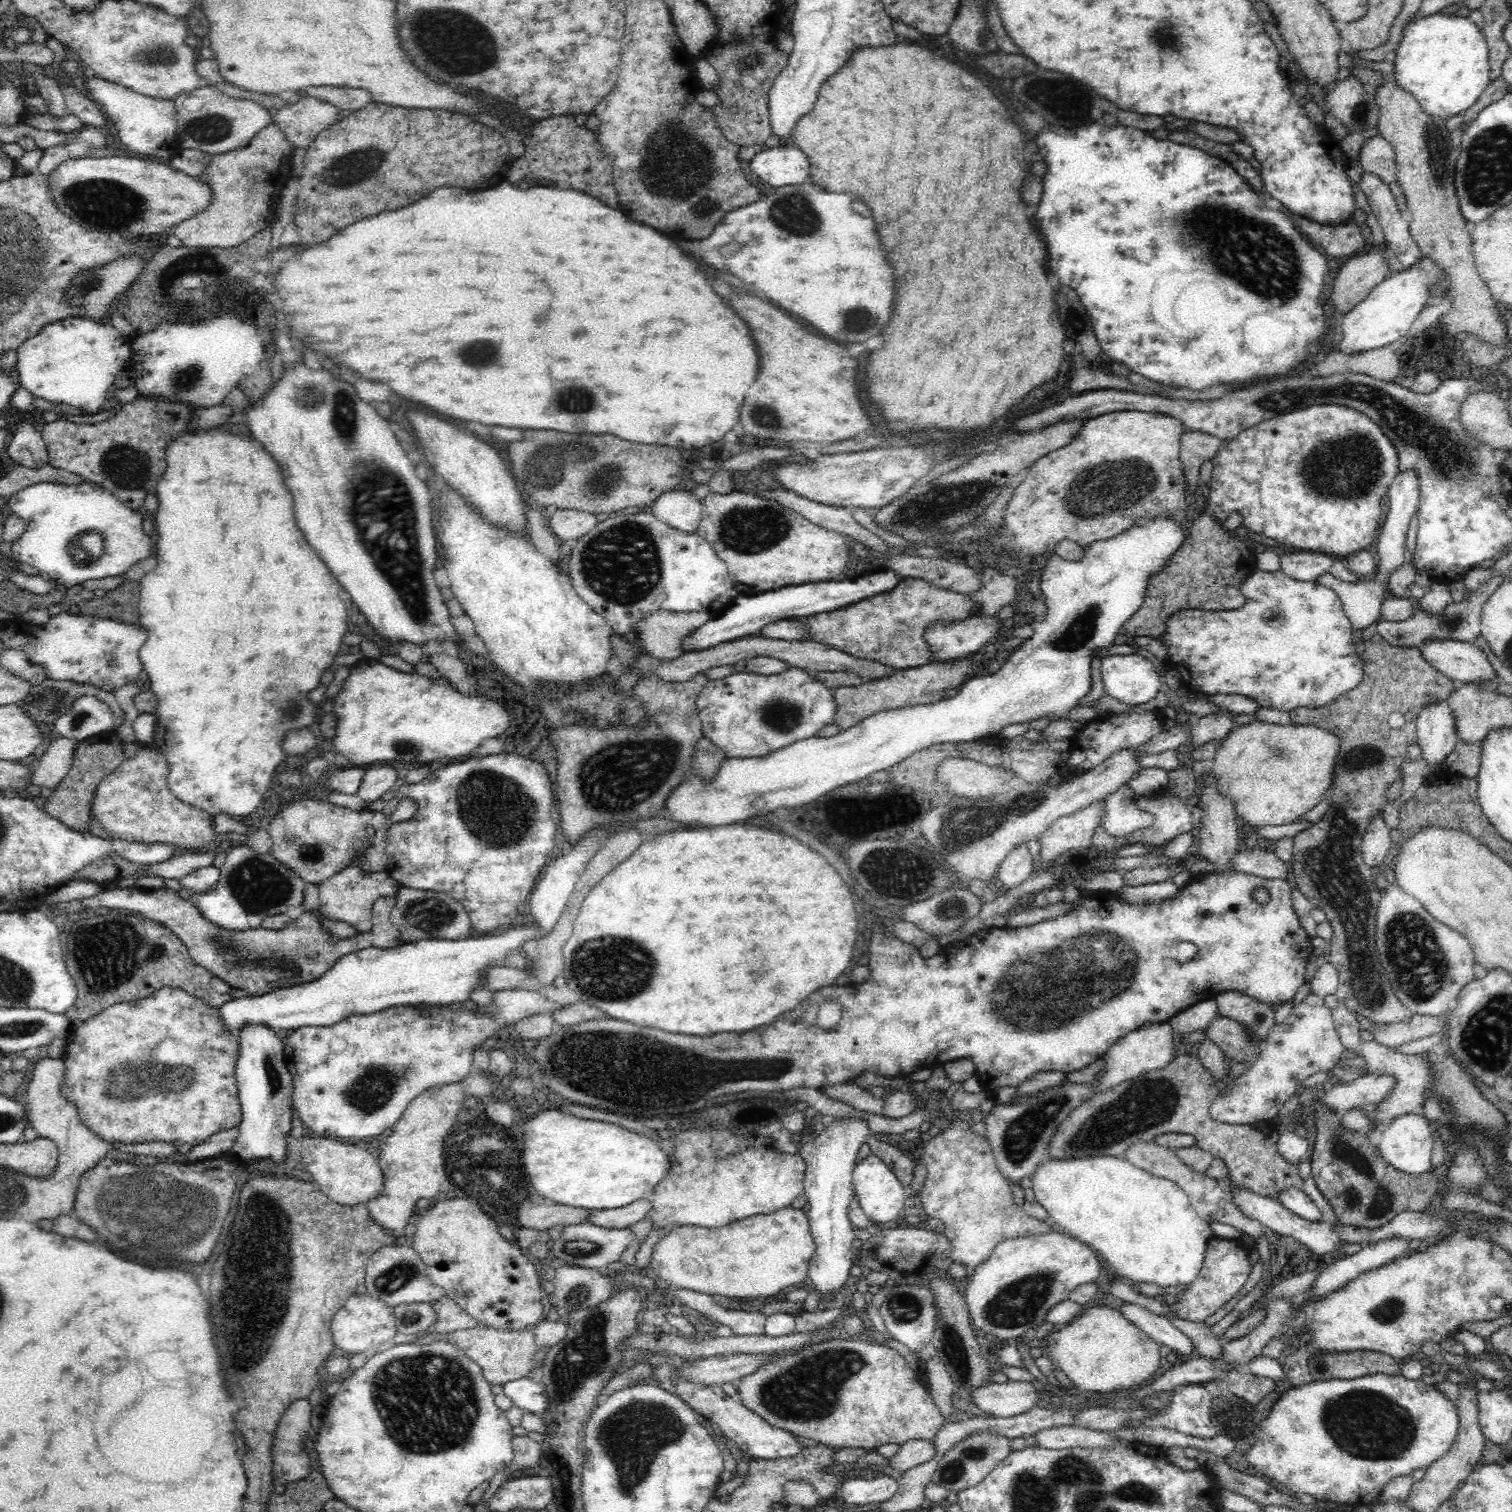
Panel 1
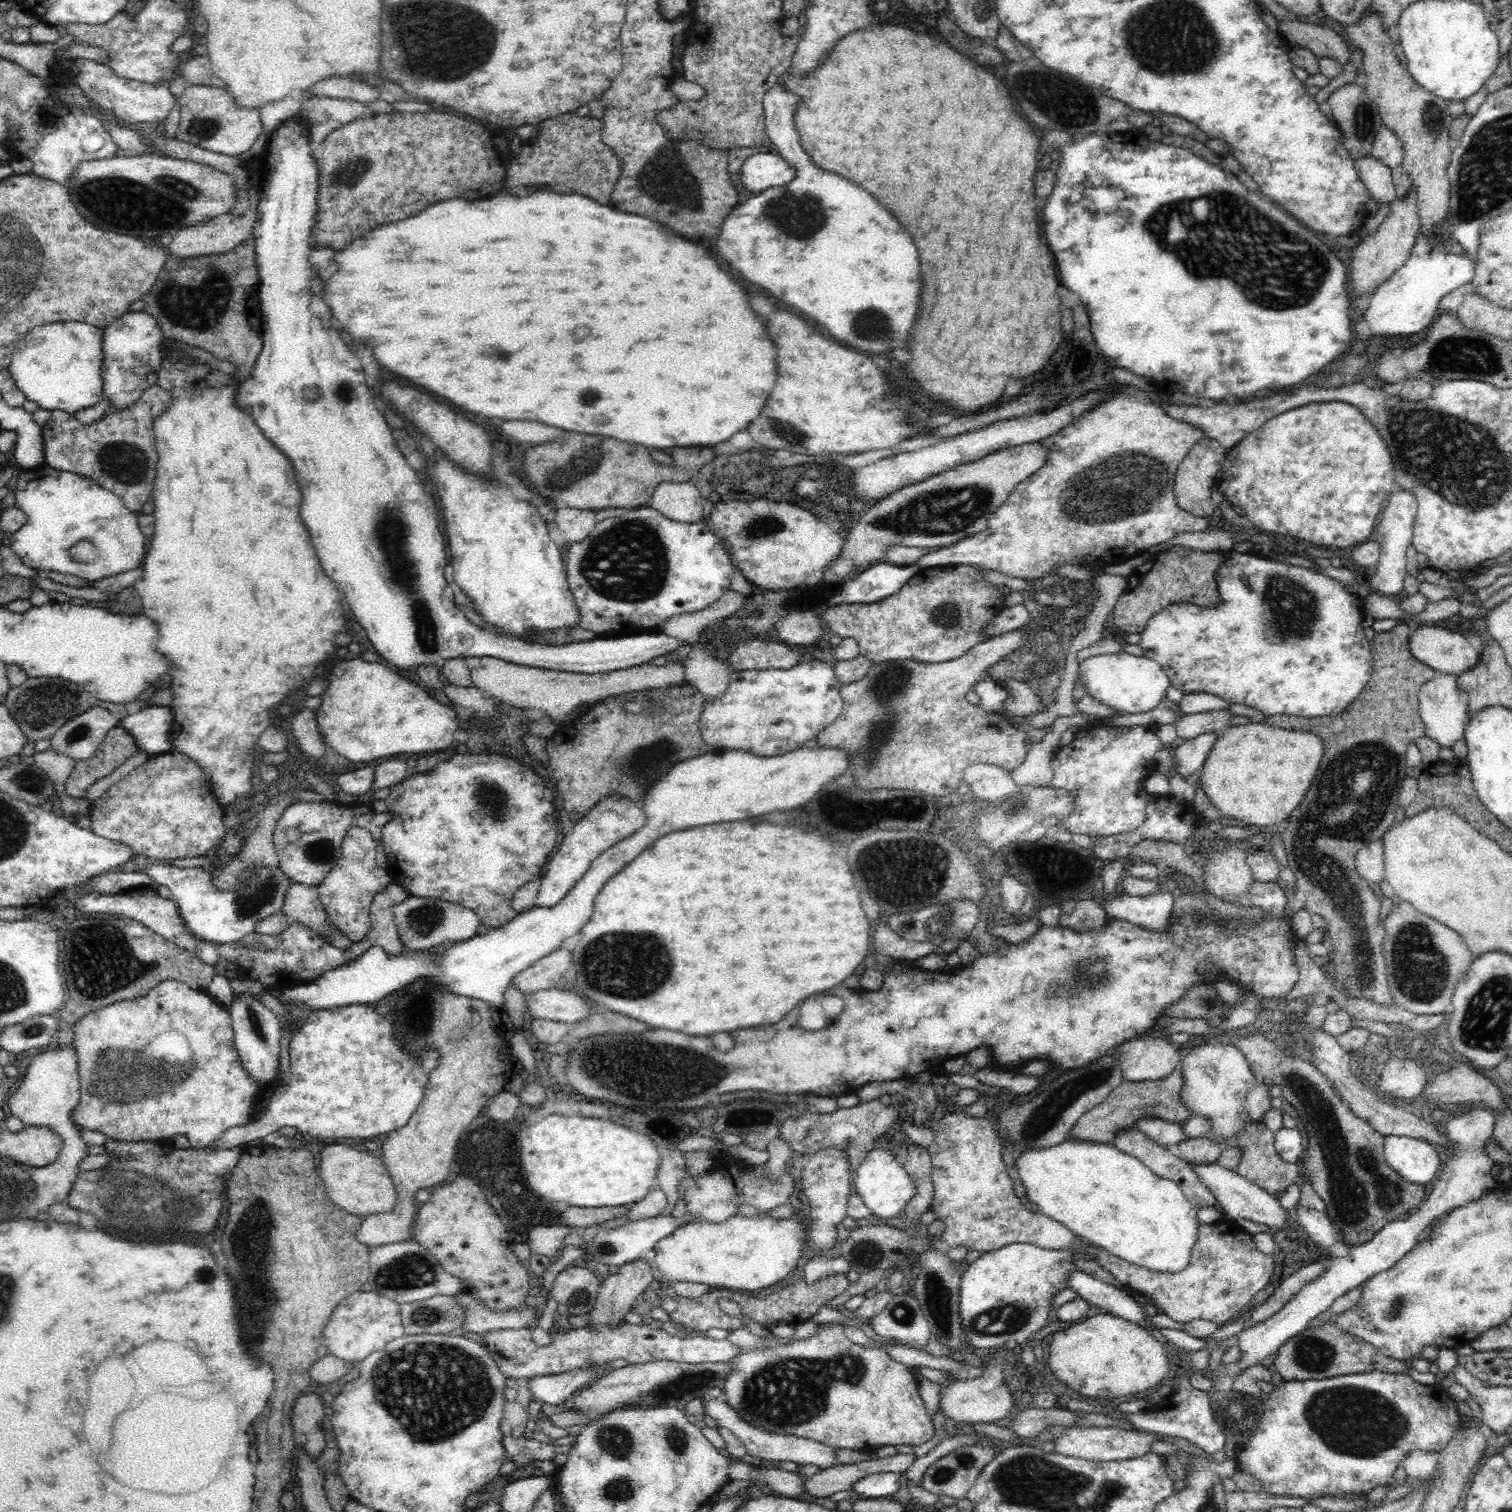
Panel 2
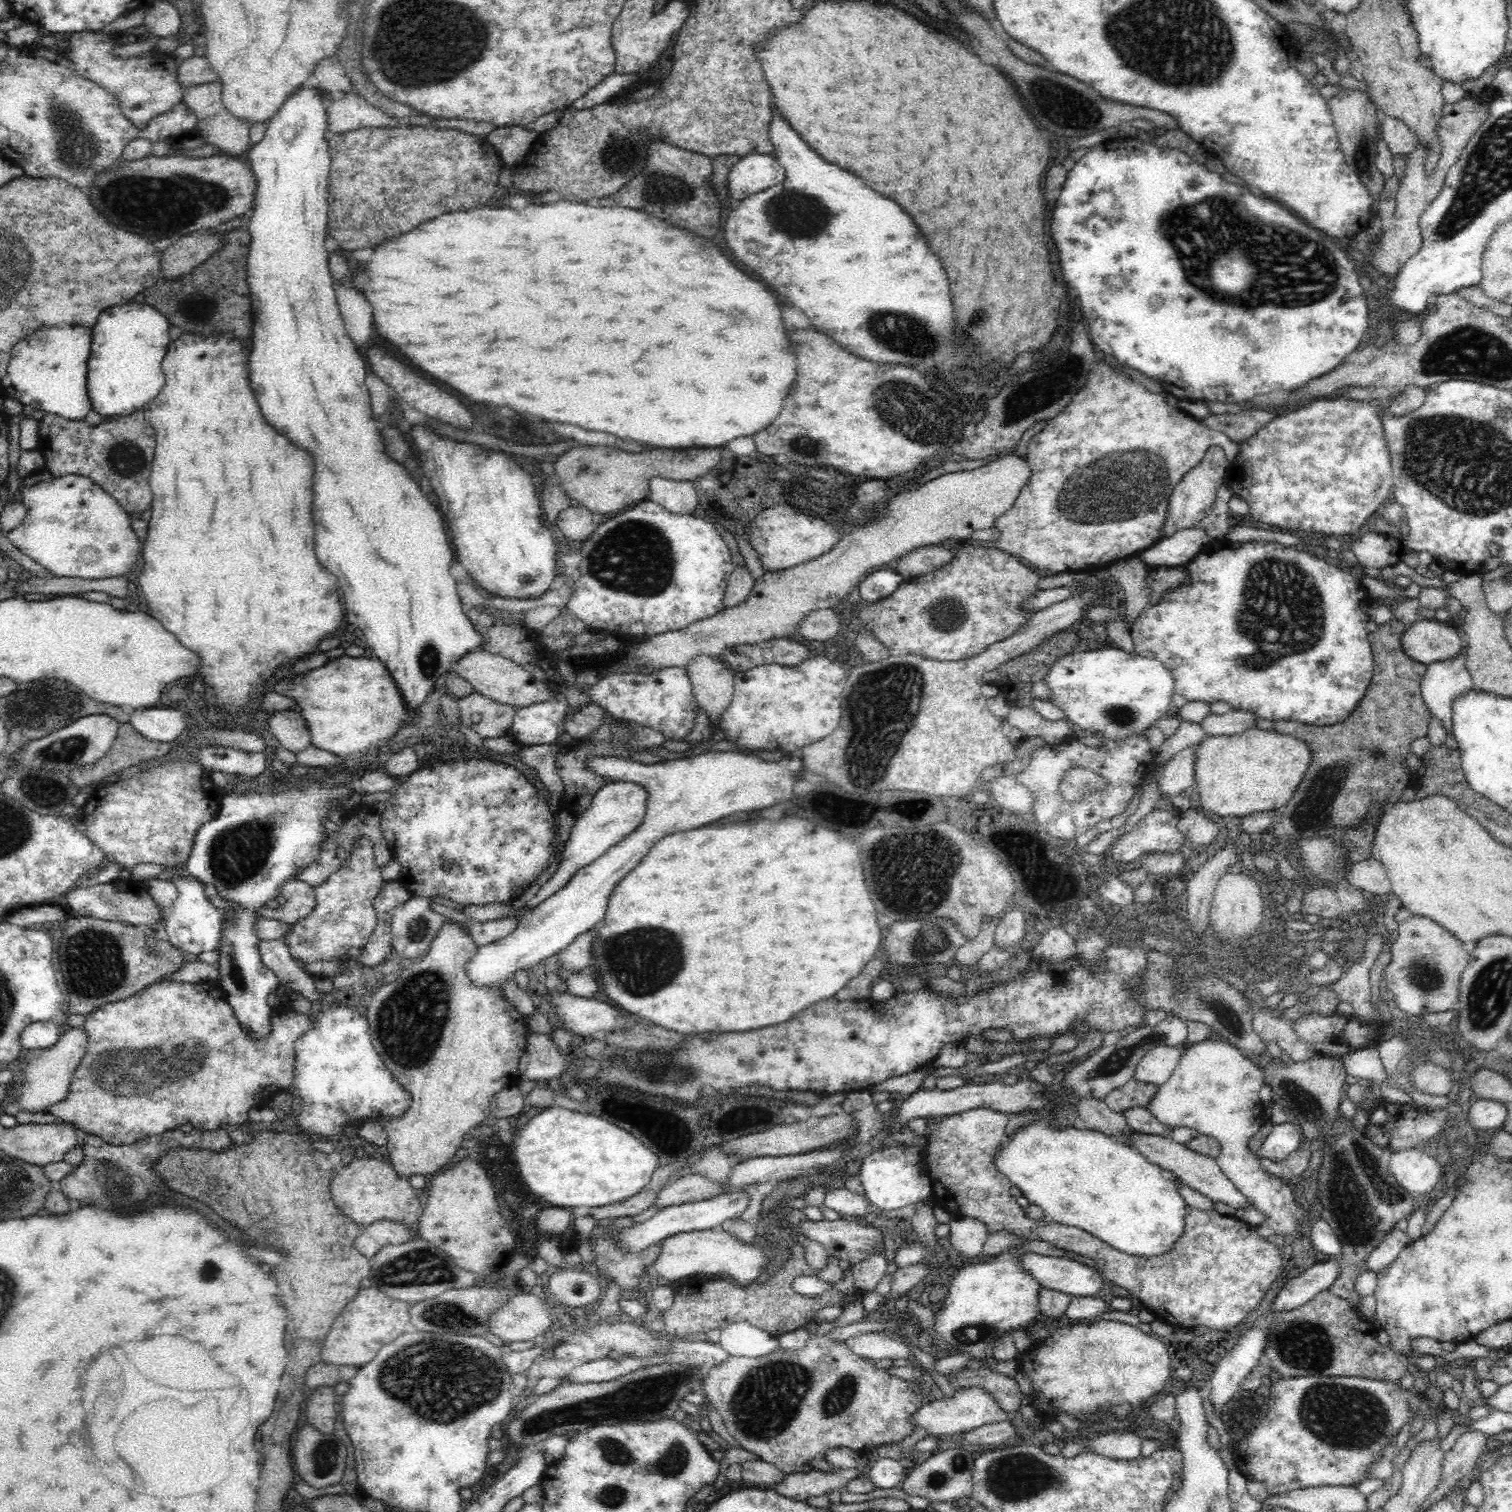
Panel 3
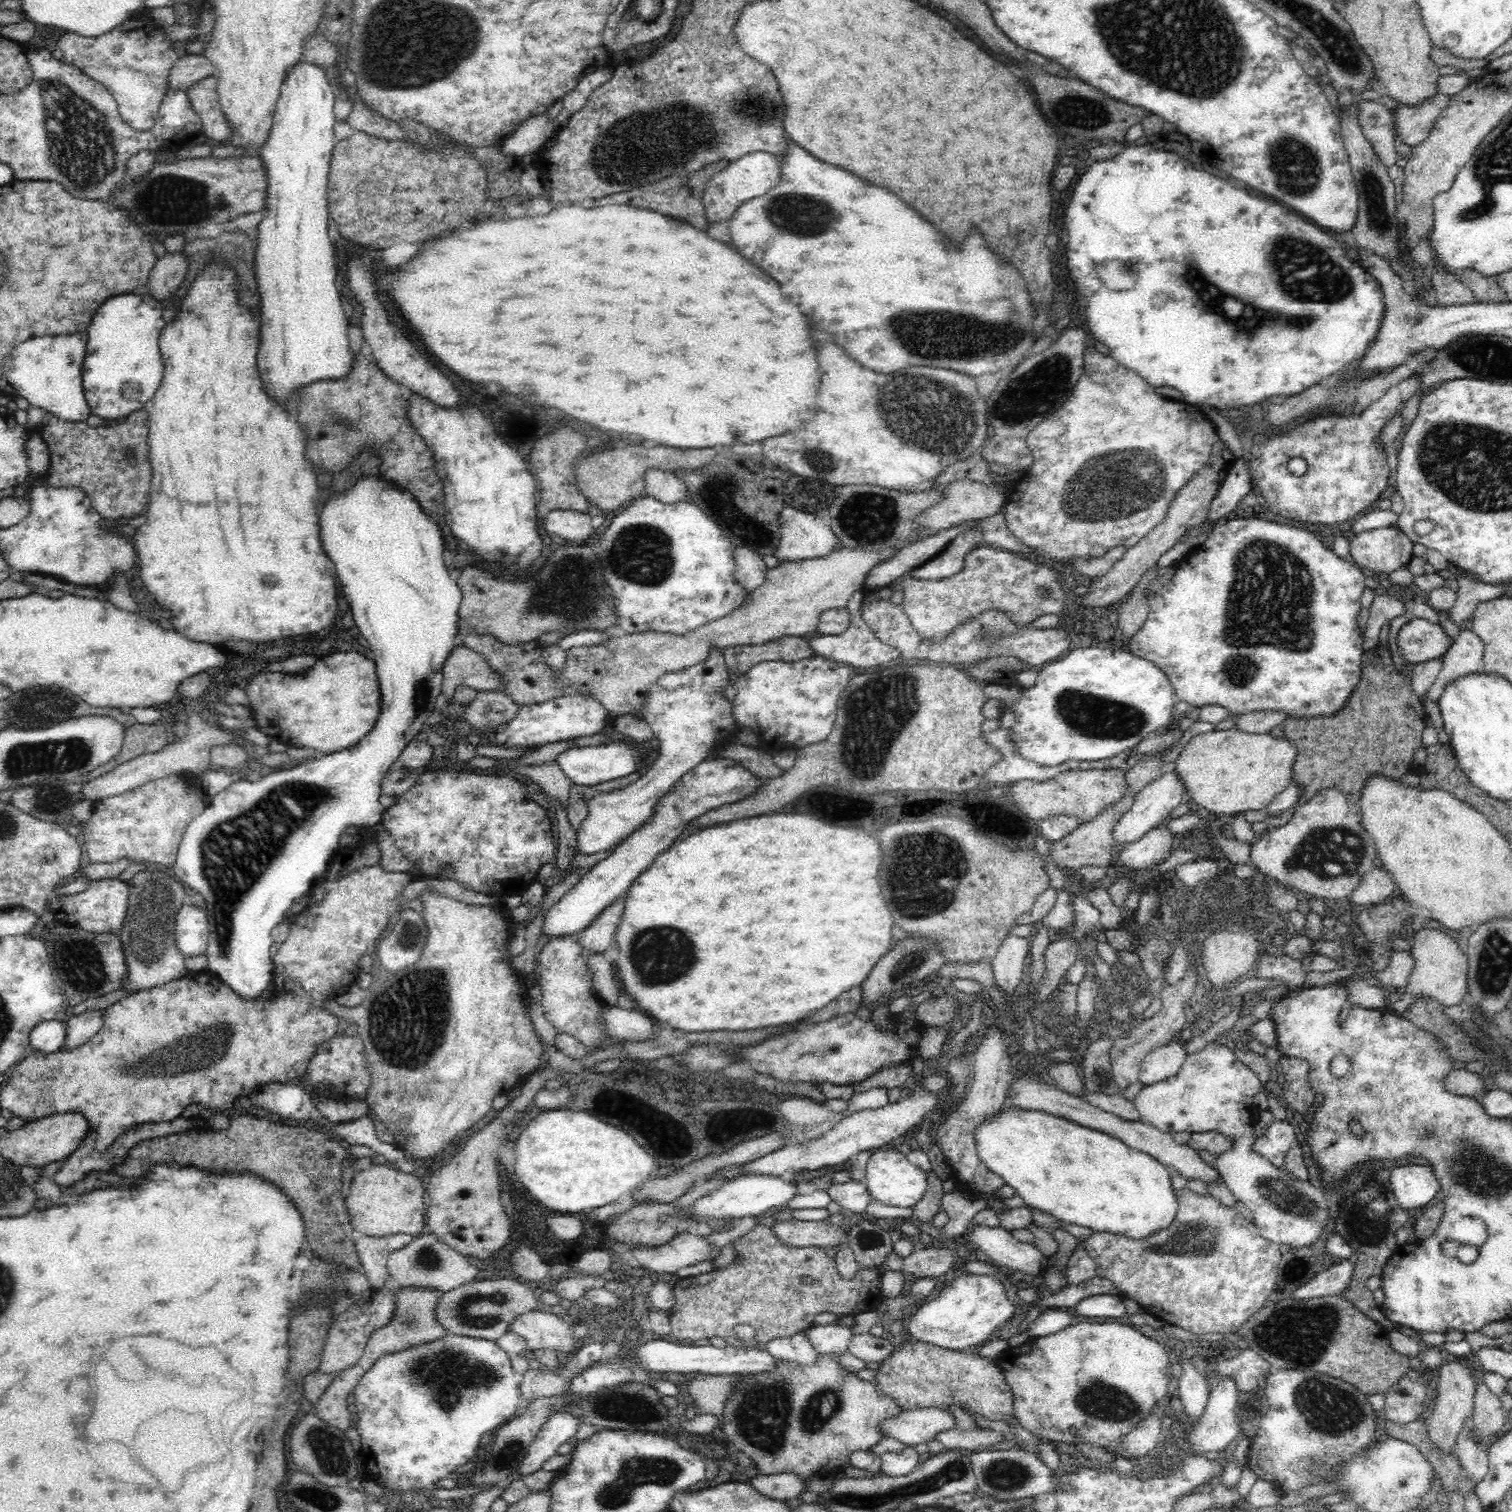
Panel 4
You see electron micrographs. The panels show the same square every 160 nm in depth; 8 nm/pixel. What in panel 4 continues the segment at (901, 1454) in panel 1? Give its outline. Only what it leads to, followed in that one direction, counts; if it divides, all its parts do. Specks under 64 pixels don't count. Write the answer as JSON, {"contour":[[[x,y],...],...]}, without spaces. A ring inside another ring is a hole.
{"contour":[[[780,1473],[757,1474],[754,1478],[749,1478],[748,1483],[759,1494],[784,1502],[787,1499],[796,1499],[799,1494],[804,1493],[806,1481],[806,1479],[792,1473]]]}

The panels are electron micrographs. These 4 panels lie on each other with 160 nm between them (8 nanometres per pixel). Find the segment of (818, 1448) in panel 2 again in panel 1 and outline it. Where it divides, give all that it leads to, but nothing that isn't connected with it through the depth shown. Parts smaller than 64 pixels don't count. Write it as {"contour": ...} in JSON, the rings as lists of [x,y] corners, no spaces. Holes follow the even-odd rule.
{"contour":[[[677,1382],[677,1392],[682,1401],[686,1401],[699,1415],[706,1419],[721,1433],[732,1438],[743,1454],[761,1459],[779,1459],[793,1457],[801,1450],[801,1442],[790,1432],[771,1426],[748,1407],[742,1405],[737,1398],[726,1396],[721,1387],[701,1386],[689,1382]]]}

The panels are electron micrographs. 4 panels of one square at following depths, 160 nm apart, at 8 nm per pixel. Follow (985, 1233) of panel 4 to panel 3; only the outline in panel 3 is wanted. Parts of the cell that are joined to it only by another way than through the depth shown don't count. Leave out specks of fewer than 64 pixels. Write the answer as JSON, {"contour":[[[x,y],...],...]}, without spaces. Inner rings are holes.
{"contour":[[[1033,1252],[1020,1256],[1020,1261],[1024,1273],[1036,1278],[1044,1288],[1074,1297],[1101,1295],[1104,1282],[1092,1266],[1066,1257]]]}

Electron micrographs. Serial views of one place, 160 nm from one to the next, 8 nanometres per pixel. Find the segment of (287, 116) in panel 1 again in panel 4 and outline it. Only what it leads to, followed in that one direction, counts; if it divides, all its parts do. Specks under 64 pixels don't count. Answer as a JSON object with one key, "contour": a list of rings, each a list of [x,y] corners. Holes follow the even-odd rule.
{"contour":[[[366,103],[354,106],[352,112],[345,120],[352,128],[374,135],[378,138],[404,138],[404,130],[398,122],[390,121],[378,113],[372,113]]]}

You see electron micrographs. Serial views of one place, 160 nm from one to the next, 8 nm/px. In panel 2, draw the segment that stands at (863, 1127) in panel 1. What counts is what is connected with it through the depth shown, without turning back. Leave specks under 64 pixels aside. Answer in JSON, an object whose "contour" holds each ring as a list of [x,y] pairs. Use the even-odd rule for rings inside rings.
{"contour":[[[824,1149],[815,1155],[803,1158],[799,1170],[800,1195],[809,1203],[812,1212],[812,1225],[807,1228],[810,1243],[816,1244],[811,1248],[818,1248],[829,1255],[835,1254],[836,1224],[846,1216],[846,1202],[848,1194],[853,1190],[853,1169],[846,1161],[846,1155],[836,1149]]]}

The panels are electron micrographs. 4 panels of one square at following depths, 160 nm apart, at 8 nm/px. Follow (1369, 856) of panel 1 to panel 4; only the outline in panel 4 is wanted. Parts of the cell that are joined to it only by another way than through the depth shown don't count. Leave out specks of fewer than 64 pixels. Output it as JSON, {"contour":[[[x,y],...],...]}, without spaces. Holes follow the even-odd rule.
{"contour":[[[1381,865],[1374,867],[1370,874],[1362,880],[1362,884],[1354,890],[1351,900],[1356,905],[1378,907],[1381,902],[1394,892],[1396,882]]]}

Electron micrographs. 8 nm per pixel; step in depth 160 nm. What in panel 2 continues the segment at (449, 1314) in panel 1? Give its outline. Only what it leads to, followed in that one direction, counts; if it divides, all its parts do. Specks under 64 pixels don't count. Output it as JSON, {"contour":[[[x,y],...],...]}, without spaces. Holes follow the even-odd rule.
{"contour":[[[469,1294],[457,1295],[456,1301],[465,1309],[463,1328],[469,1332],[484,1334],[499,1330],[530,1329],[538,1321],[536,1307],[489,1310],[483,1302]]]}

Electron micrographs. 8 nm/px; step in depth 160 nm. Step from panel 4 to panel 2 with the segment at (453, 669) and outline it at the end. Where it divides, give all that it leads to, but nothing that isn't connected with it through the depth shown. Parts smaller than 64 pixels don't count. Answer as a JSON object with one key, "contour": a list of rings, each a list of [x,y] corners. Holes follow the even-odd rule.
{"contour":[[[488,656],[480,657],[479,666],[470,668],[470,677],[474,687],[488,692],[497,702],[522,709],[540,708],[562,728],[569,723],[567,715],[583,702],[593,704],[612,695],[626,696],[638,690],[683,684],[684,665],[678,661],[667,661],[666,666],[661,667],[644,663],[629,669],[587,675],[532,668]]]}

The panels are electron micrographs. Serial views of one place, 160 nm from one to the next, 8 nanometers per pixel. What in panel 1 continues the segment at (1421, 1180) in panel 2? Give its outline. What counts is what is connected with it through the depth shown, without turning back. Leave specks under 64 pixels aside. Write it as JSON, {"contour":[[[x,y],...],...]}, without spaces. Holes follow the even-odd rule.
{"contour":[[[1422,1114],[1398,1115],[1375,1141],[1378,1144],[1380,1155],[1388,1162],[1388,1165],[1414,1177],[1419,1174],[1432,1173],[1434,1170],[1432,1165],[1432,1150],[1434,1150],[1432,1129],[1433,1125],[1430,1120],[1424,1118]]]}

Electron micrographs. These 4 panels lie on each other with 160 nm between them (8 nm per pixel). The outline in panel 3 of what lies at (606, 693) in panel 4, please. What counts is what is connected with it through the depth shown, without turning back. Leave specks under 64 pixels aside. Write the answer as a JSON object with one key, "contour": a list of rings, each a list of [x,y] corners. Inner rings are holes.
{"contour":[[[1008,454],[974,470],[941,475],[920,485],[914,492],[898,493],[889,502],[887,517],[871,522],[866,528],[844,531],[830,552],[810,562],[766,572],[755,580],[752,592],[744,602],[726,607],[718,614],[693,622],[682,630],[638,640],[622,656],[614,658],[612,665],[604,666],[604,662],[598,662],[588,664],[585,669],[594,671],[600,679],[612,676],[614,671],[648,675],[670,667],[685,668],[701,656],[721,659],[728,647],[740,643],[794,636],[799,632],[799,624],[811,612],[836,608],[868,574],[882,564],[948,538],[970,542],[974,530],[996,527],[997,518],[1013,505],[1028,478],[1030,466],[1027,460]]]}

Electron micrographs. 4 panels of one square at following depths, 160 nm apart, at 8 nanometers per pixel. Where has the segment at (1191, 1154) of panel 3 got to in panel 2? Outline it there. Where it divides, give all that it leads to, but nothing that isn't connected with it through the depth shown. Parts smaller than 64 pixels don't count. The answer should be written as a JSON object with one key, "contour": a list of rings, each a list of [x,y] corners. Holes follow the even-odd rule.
{"contour":[[[1187,1163],[1194,1169],[1198,1179],[1206,1185],[1206,1188],[1214,1195],[1216,1203],[1220,1203],[1224,1218],[1228,1221],[1236,1221],[1238,1218],[1246,1218],[1258,1224],[1268,1224],[1268,1226],[1290,1226],[1288,1216],[1278,1203],[1278,1195],[1271,1195],[1263,1188],[1256,1186],[1241,1174],[1216,1163]]]}

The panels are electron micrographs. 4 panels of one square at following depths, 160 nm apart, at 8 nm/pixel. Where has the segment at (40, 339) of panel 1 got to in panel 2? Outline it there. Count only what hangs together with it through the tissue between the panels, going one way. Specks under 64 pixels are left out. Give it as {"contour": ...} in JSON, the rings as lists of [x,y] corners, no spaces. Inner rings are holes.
{"contour":[[[70,321],[62,322],[62,324],[55,322],[46,326],[38,326],[36,330],[28,332],[24,338],[16,342],[8,368],[9,377],[16,383],[16,387],[26,395],[26,399],[36,403],[38,408],[49,411],[62,410],[70,415],[75,415],[77,412],[105,400],[103,378],[100,373],[104,352],[100,346],[103,346],[103,330],[87,322]]]}

